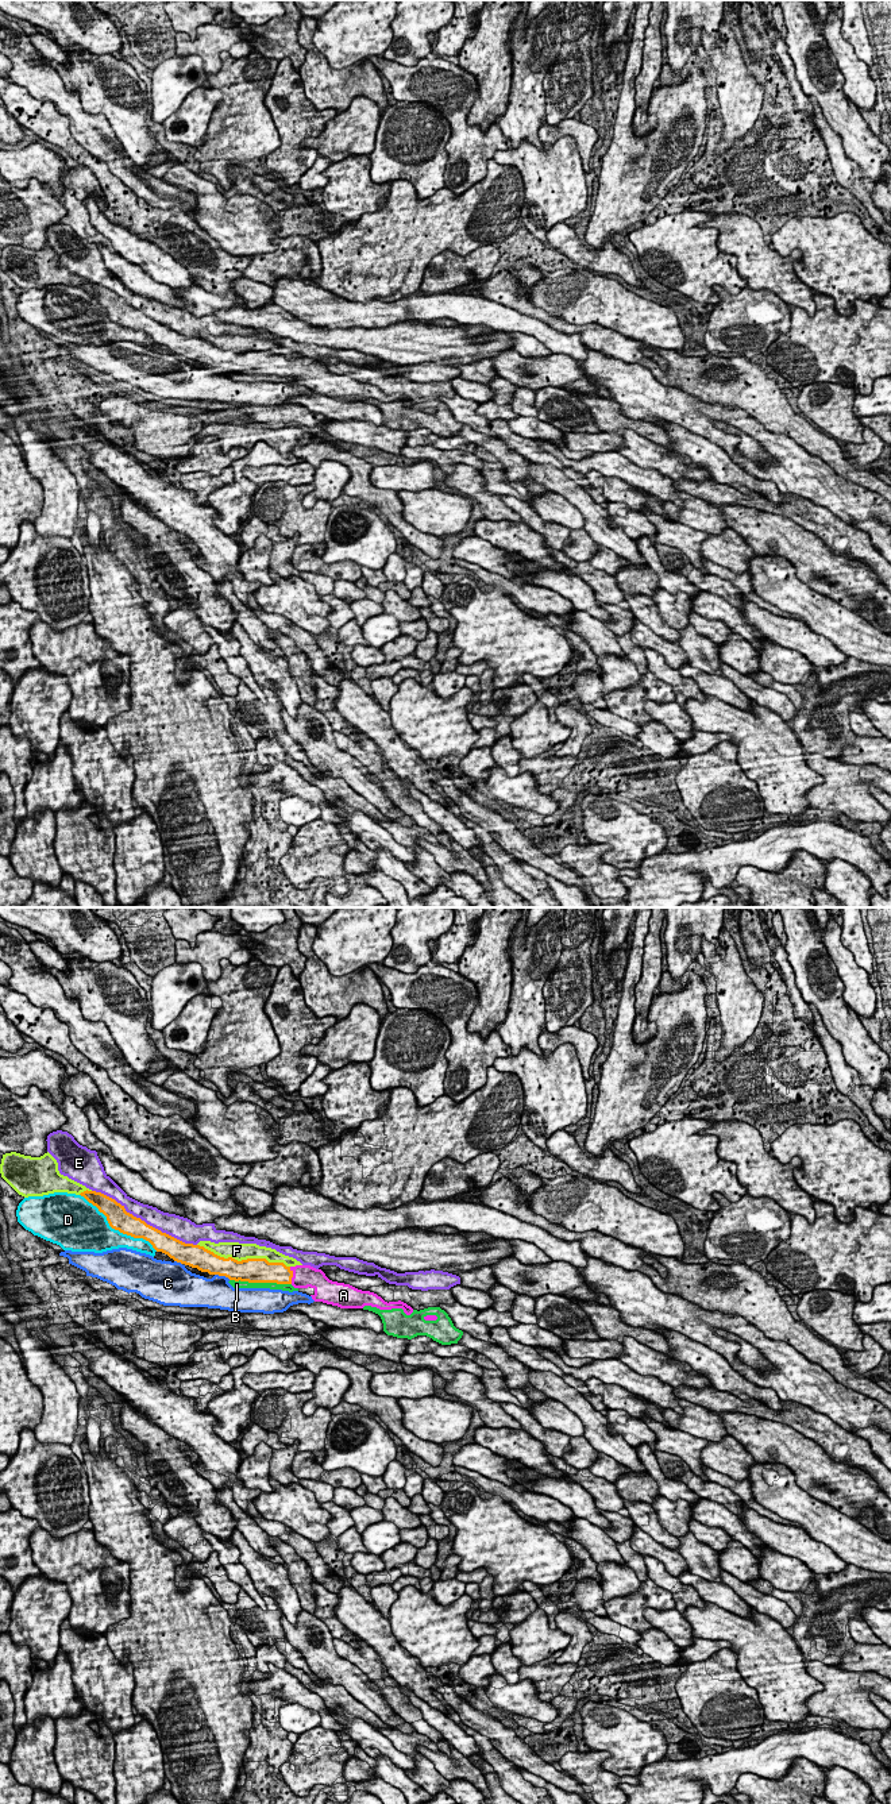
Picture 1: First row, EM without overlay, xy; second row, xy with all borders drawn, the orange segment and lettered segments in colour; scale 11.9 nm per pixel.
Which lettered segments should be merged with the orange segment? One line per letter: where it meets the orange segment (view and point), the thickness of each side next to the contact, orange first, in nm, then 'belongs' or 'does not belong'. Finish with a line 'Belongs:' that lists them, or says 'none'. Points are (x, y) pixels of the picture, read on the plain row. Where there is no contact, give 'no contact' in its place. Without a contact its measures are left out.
A: xy (292, 367) | 260/280 nm | belongs
B: xy (261, 374) | 280/100 nm | does not belong
C: xy (223, 367) | 260/380 nm | does not belong
D: xy (116, 322) | 260/400 nm | does not belong
E: xy (143, 313) | 240/220 nm | does not belong
F: xy (243, 353) | 280/200 nm | does not belong
Belongs: A

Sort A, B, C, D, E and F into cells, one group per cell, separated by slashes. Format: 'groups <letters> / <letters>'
groups A / B / C / D / E / F

